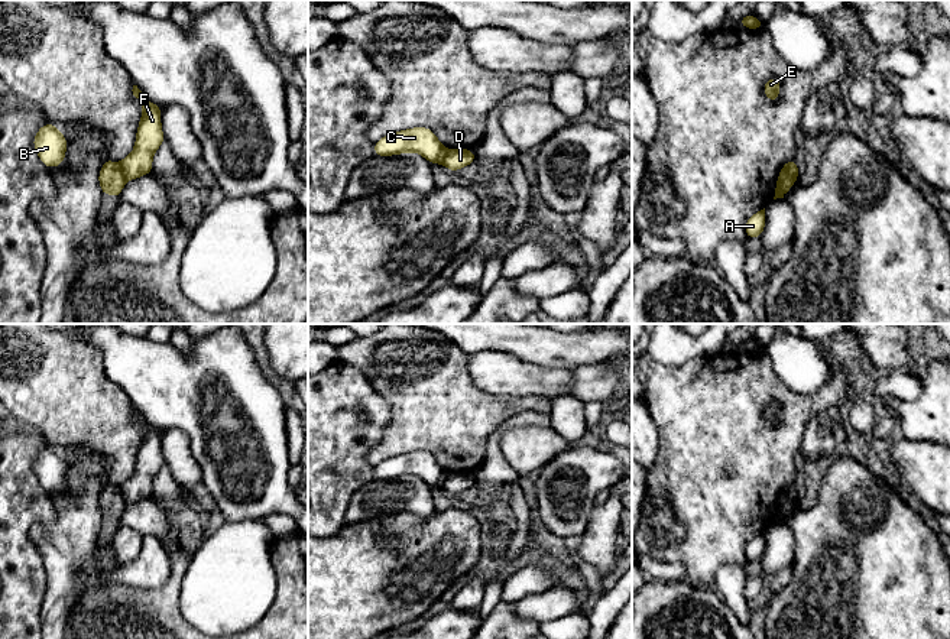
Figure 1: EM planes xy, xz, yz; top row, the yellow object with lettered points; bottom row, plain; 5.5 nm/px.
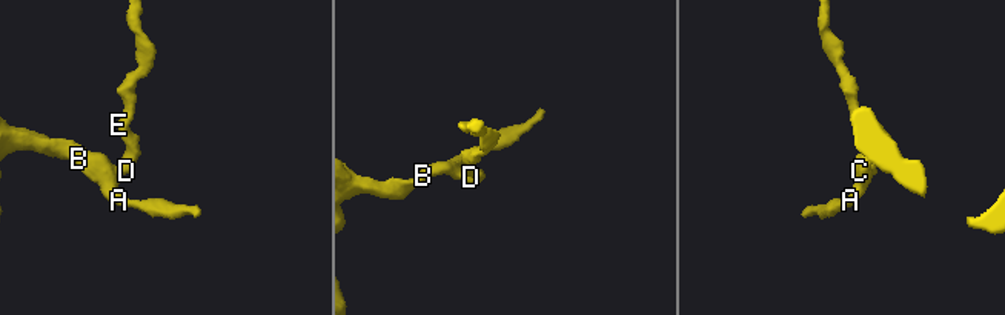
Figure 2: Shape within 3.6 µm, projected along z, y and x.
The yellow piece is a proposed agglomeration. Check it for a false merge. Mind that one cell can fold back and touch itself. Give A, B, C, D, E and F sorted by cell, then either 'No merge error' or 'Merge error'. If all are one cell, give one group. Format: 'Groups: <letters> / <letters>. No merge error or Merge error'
Groups: A B C / D E F. Merge error

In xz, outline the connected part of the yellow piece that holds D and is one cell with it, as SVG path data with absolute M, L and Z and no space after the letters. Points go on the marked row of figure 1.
M453 149L448 150L442 165L445 168L448 168L451 172L455 172L470 163L473 163L476 160L476 155L471 149L466 150L466 149Z

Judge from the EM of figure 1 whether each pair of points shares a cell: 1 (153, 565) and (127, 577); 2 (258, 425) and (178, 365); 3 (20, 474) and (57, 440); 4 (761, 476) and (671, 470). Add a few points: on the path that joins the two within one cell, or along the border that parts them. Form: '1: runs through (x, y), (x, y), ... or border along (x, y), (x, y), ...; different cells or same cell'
1: runs through (148, 571), (133, 574); same cell
2: runs through (247, 402), (217, 372), (201, 372); same cell
3: border along (20, 427), (35, 430), (49, 445); different cells
4: runs through (739, 467), (693, 470); same cell

